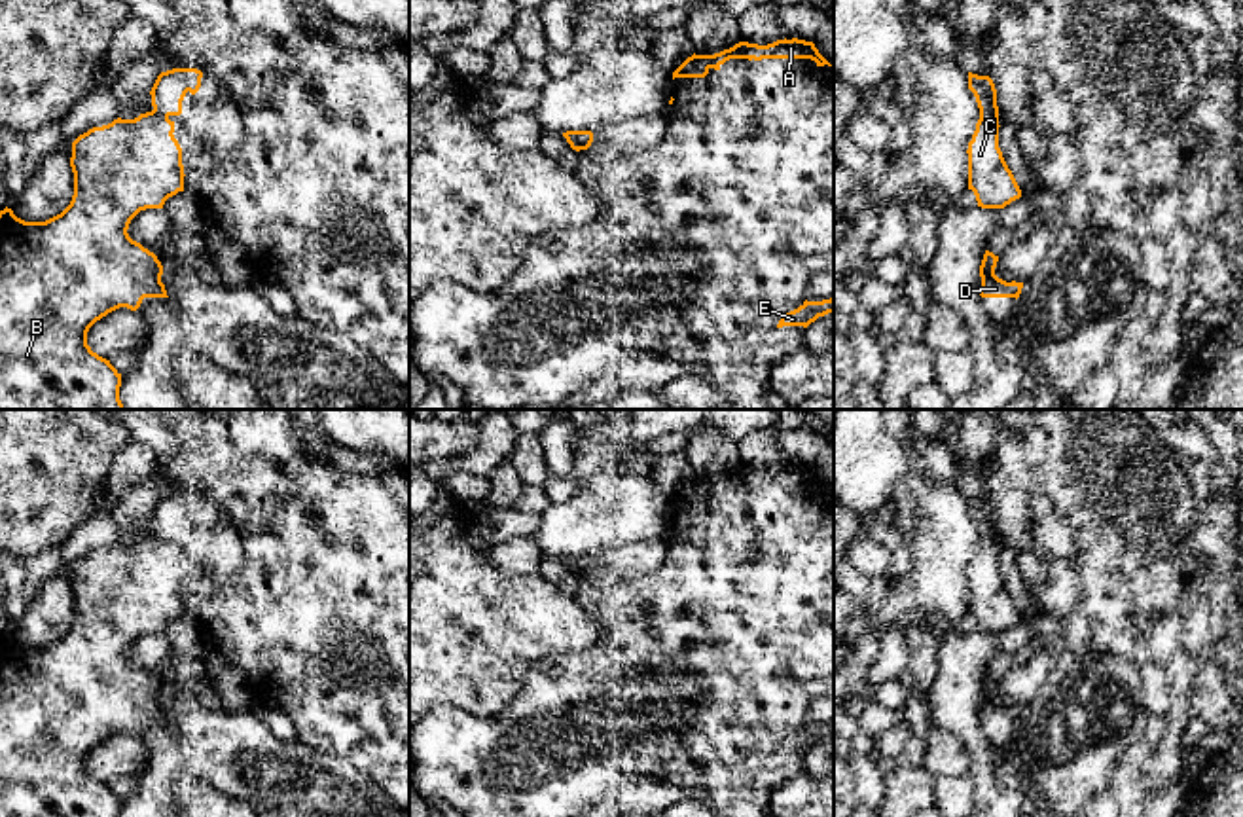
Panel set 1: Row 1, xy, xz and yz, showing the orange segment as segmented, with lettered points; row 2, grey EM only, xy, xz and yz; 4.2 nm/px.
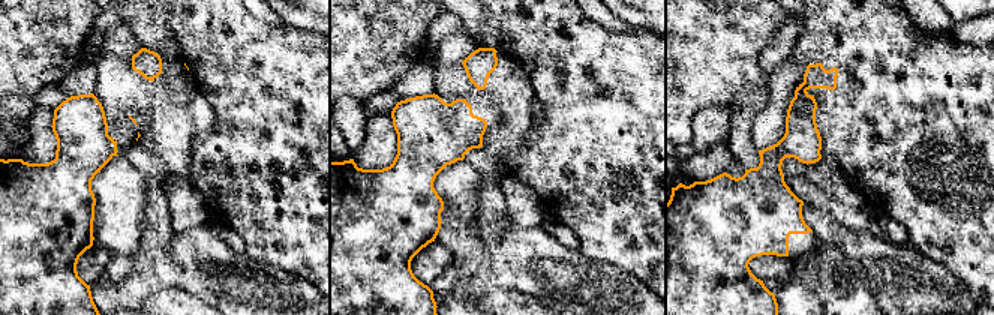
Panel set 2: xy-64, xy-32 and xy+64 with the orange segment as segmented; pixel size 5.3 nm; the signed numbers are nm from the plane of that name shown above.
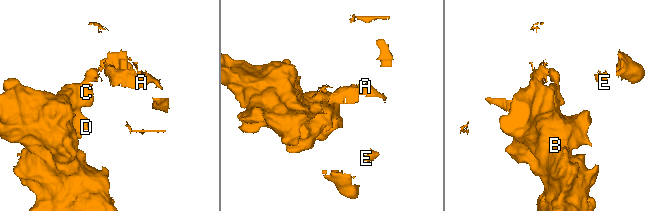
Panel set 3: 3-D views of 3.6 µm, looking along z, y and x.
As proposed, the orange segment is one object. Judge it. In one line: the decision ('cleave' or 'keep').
cleave

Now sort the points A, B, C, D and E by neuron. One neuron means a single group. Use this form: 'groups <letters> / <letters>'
groups A E / B C D

